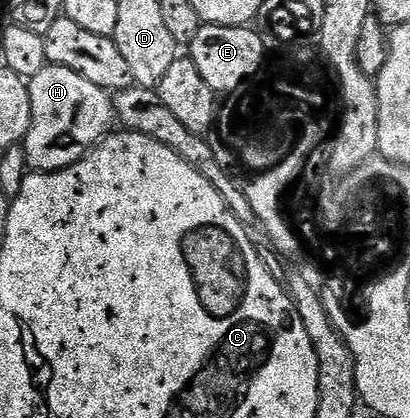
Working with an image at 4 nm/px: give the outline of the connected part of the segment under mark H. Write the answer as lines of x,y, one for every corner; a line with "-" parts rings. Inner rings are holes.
47,64
28,83
32,98
32,126
28,126
24,147
26,163
33,171
55,172
72,166
115,127
111,93
96,86
96,82
88,82
88,78
80,78
76,70

